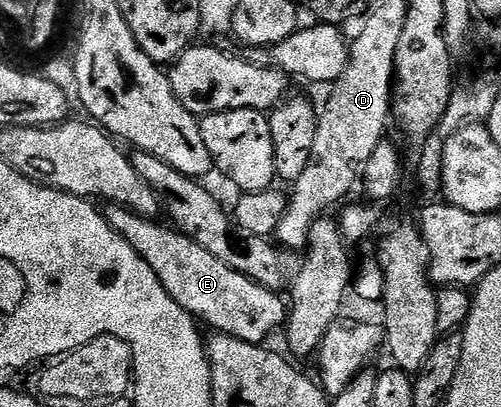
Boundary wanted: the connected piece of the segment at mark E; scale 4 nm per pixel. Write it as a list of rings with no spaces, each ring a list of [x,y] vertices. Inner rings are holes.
[[[107,205],[104,213],[118,237],[128,240],[128,244],[136,248],[136,252],[148,264],[148,268],[156,272],[156,280],[160,280],[164,292],[168,292],[168,296],[172,296],[172,300],[176,300],[176,304],[188,311],[199,323],[207,322],[212,328],[211,331],[227,334],[236,340],[262,344],[278,325],[279,329],[287,321],[288,306],[281,293],[264,288],[256,280],[228,268],[224,260],[216,260],[216,256],[212,256],[212,252],[208,252],[208,248],[204,248],[191,235],[182,233],[170,224],[161,226],[161,221],[134,214],[130,210],[125,210],[123,206]]]

